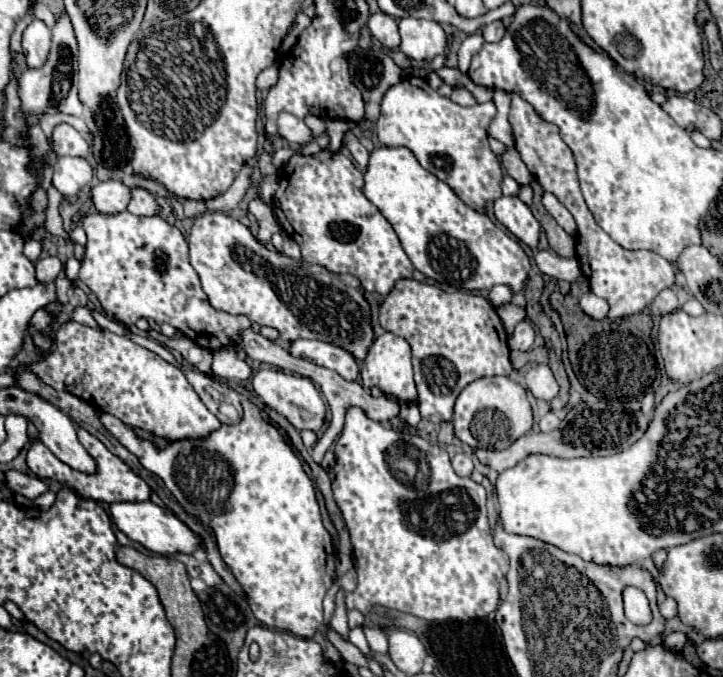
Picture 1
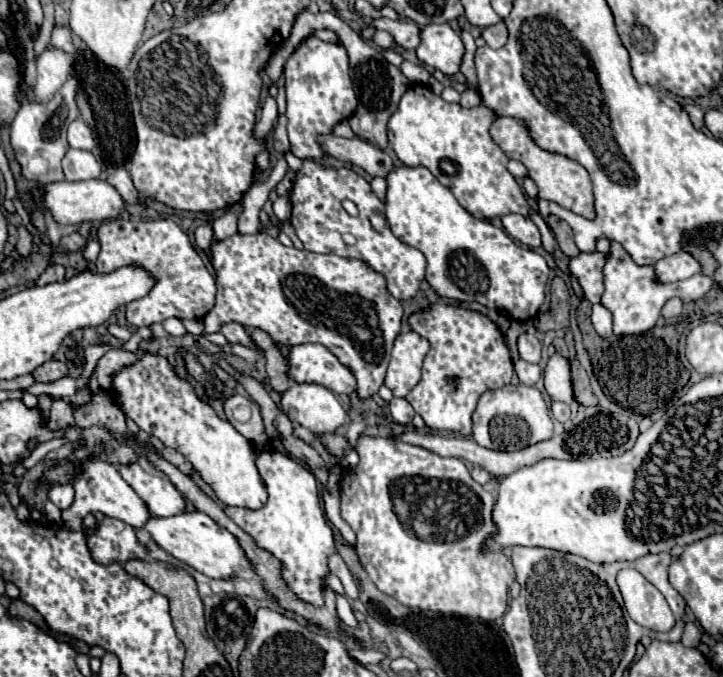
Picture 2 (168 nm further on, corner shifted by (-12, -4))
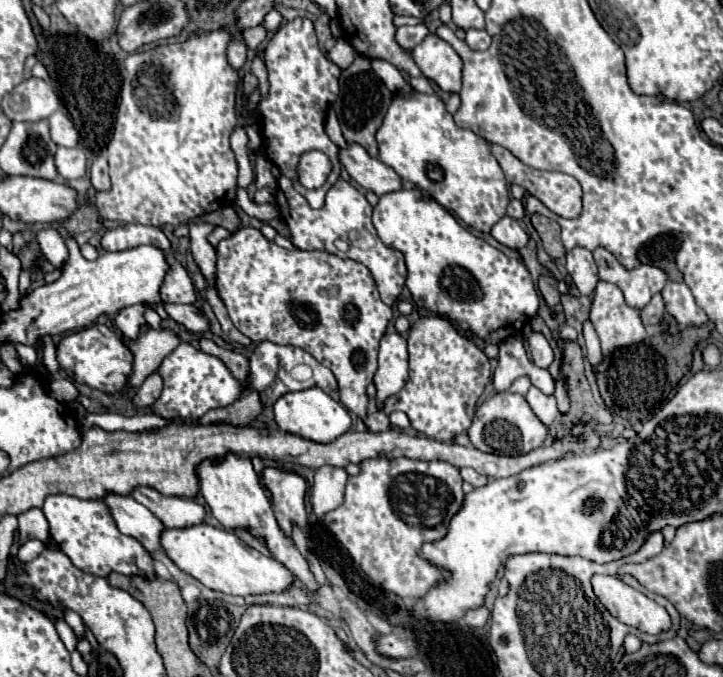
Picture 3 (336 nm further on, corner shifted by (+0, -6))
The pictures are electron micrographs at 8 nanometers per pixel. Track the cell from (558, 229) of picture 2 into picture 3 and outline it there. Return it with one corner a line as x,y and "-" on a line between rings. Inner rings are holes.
532,215
530,219
532,219
532,225
534,225
534,229
538,231
538,235
542,239
542,245
544,245
546,253
554,259
564,257
566,249
560,241
560,225
556,221
550,221
544,215

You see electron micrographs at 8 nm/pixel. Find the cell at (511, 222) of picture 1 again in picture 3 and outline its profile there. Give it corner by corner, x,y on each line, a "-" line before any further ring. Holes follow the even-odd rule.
502,217
494,227
492,227
492,237
510,249
522,249
528,243
526,231
520,227
520,223
512,217

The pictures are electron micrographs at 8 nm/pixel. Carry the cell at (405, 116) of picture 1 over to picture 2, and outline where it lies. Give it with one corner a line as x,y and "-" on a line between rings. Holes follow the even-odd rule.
414,83
388,121
388,139
404,165
428,167
474,217
494,219
506,213
528,215
526,195
506,169
508,157
488,133
494,121
496,113
484,103
474,109
464,109
458,103
446,103
434,95
428,85

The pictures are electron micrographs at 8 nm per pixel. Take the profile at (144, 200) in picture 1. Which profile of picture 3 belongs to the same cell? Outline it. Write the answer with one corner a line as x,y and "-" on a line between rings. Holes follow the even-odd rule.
98,155
94,161
92,161
92,167
90,167
90,181
92,181
92,187
96,191
108,191
110,189
110,177
108,177
108,161

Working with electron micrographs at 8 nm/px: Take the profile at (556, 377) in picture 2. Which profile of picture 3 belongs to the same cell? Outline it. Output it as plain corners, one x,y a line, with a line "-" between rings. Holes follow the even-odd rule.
536,331
524,333
522,337
524,337
524,341
528,343
528,347
530,347
530,351
532,351
532,361
534,361
534,365
538,365
538,367
542,367
542,369
548,369
550,363
554,361
554,351
552,351
550,343
546,341
546,337
544,337
542,333
536,333

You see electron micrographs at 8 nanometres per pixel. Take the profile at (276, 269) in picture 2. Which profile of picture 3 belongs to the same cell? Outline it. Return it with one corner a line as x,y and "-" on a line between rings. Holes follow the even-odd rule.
240,227
230,237
222,239
216,247
216,255
216,289
234,327
254,343
272,341
308,351
316,361
334,373
338,381
340,403
358,417
364,417
368,407
366,387
372,383
376,373
378,343
392,319
392,309
380,301
368,269
352,259
342,259
326,251
286,251
274,241
268,241
254,227

